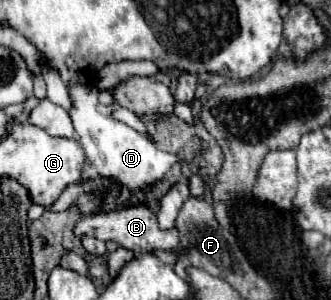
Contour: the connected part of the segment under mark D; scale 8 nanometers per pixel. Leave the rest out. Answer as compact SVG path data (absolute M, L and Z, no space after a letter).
M83 85L71 87L71 101L73 101L71 121L73 121L75 133L79 135L77 139L83 147L85 157L95 165L95 169L101 177L113 179L121 187L127 187L131 191L145 189L145 187L159 183L165 177L165 173L171 169L171 165L177 161L177 157L157 149L149 139L139 135L129 125L125 125L113 117L101 115L95 109L97 107L97 93L99 91L93 87L83 87Z

